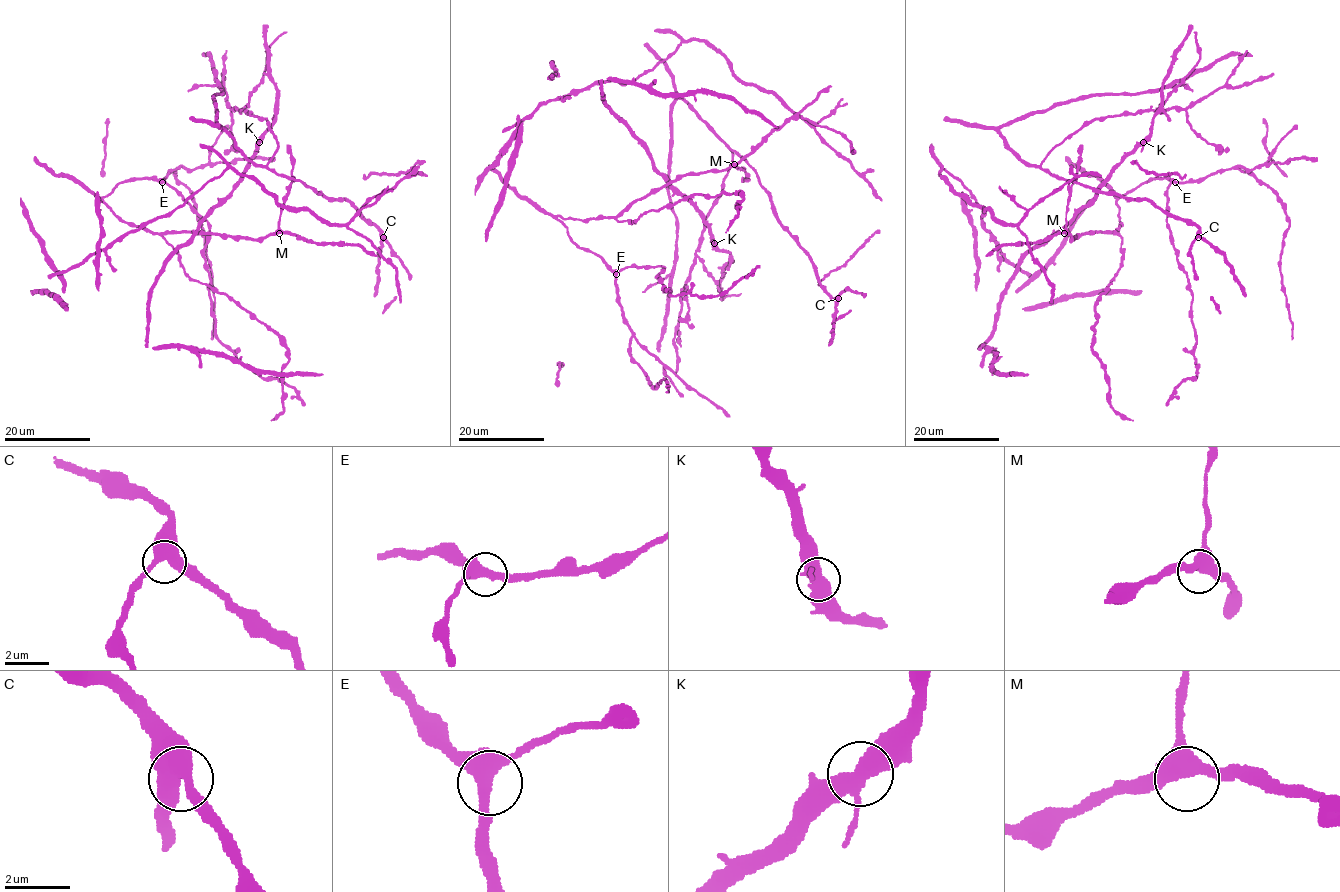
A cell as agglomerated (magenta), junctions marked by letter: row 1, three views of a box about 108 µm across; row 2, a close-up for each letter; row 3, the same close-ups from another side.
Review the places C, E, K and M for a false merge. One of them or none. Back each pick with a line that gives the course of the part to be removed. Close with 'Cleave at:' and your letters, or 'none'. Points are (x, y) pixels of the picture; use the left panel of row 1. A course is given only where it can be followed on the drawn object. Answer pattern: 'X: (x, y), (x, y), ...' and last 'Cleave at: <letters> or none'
Cleave at: none

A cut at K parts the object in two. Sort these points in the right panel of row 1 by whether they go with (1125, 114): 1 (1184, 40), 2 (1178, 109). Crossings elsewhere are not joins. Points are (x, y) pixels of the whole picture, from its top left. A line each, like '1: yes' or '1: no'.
1: no
2: yes

